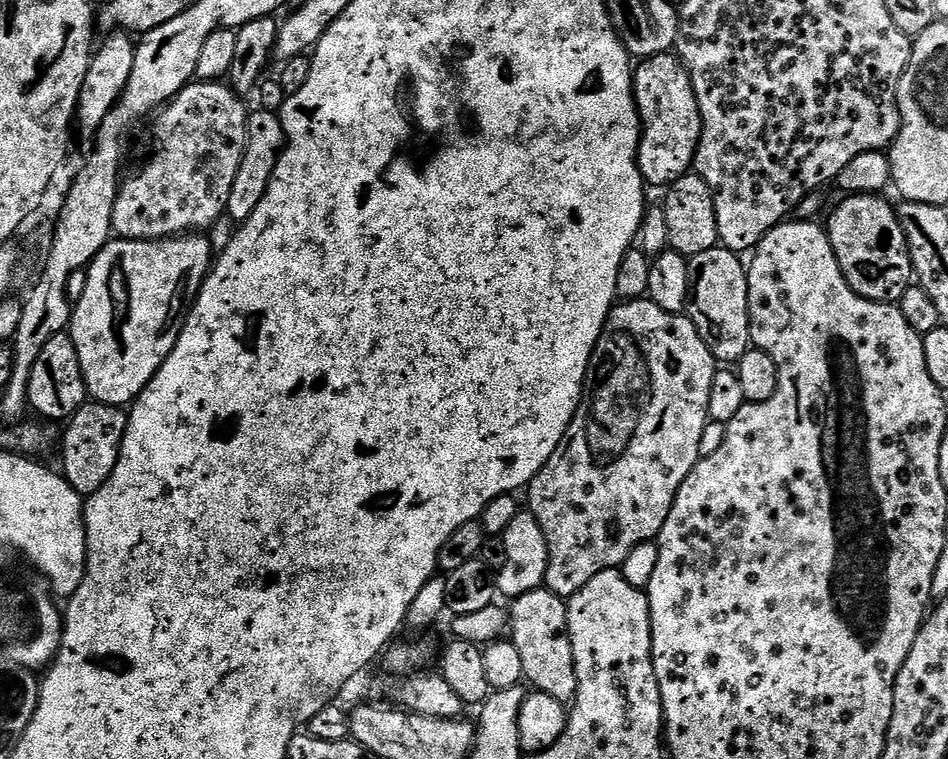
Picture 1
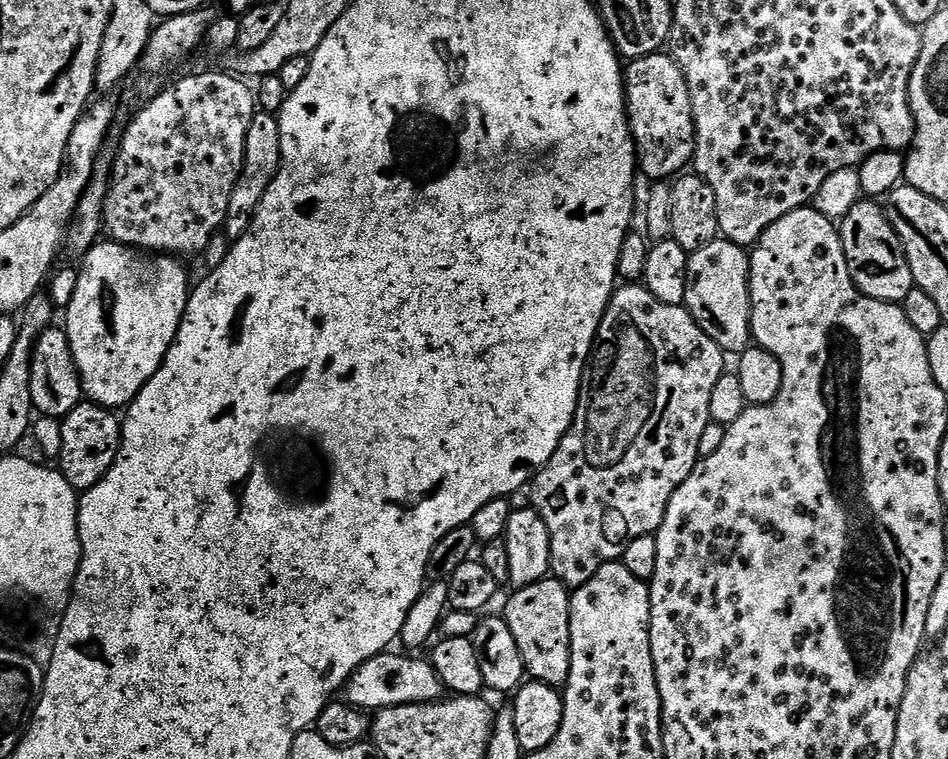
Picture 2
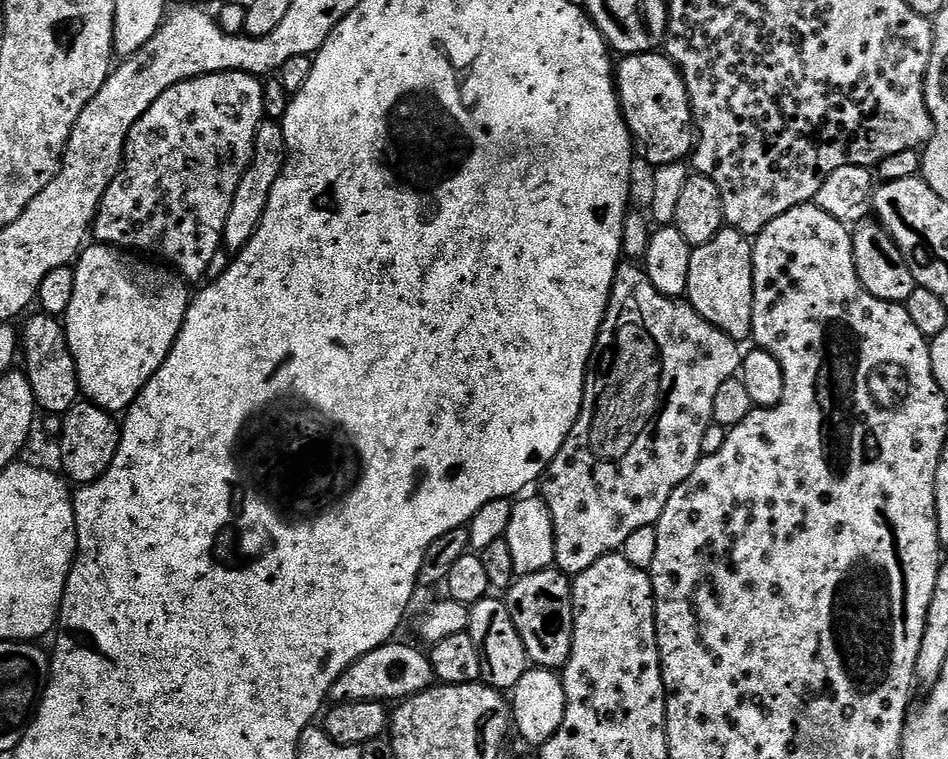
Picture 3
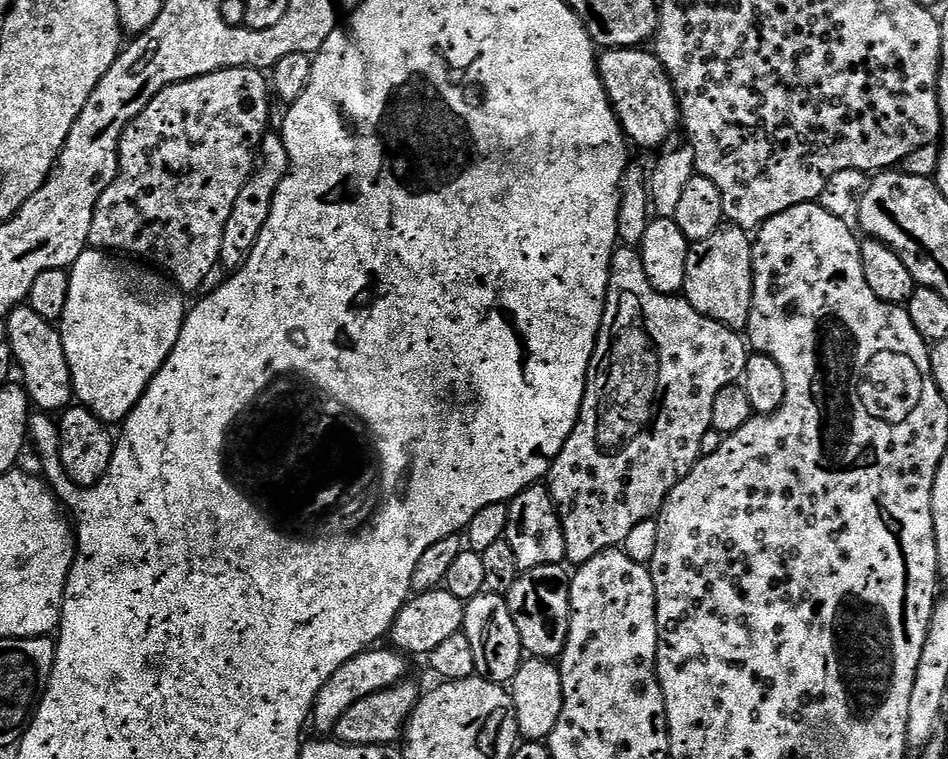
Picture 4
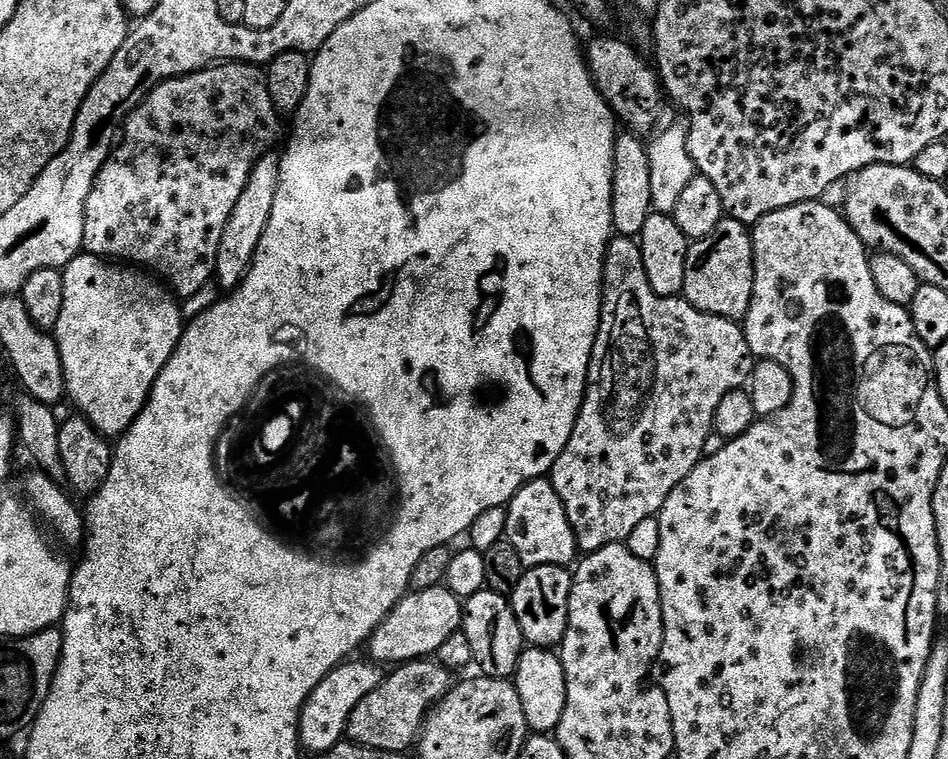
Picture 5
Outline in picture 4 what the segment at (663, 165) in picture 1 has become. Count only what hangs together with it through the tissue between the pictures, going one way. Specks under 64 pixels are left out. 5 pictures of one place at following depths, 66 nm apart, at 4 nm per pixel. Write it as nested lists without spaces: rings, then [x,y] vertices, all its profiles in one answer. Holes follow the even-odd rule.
[[[643,47],[601,51],[598,56],[600,77],[625,137],[640,148],[663,149],[663,144],[675,134],[676,128],[678,132],[681,127],[680,104],[676,100],[676,91],[668,71],[655,51],[646,51]]]

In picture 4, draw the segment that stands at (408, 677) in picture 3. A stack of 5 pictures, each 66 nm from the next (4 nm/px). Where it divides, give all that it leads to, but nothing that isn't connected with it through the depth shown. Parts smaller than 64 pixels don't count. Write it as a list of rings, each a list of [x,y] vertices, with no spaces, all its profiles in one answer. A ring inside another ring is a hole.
[[[373,646],[367,652],[350,658],[350,662],[338,666],[338,670],[330,674],[330,682],[326,682],[322,690],[318,690],[318,698],[314,702],[310,717],[311,727],[316,727],[320,731],[317,733],[320,734],[331,733],[336,727],[338,718],[342,718],[342,714],[346,714],[346,710],[354,706],[354,702],[370,694],[378,694],[378,690],[392,688],[401,683],[407,677],[404,675],[408,672],[408,663],[410,660],[405,653],[388,646]]]

